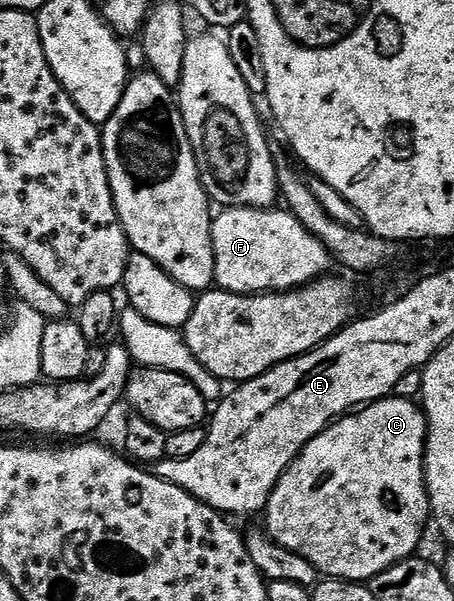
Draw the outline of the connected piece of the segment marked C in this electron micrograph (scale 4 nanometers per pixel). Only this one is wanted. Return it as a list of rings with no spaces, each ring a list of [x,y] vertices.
[[[393,395],[383,397],[381,401],[369,401],[367,405],[335,420],[328,428],[323,429],[318,436],[313,438],[304,450],[299,453],[280,477],[274,491],[268,497],[268,526],[266,532],[272,540],[286,547],[291,553],[305,557],[315,567],[317,574],[325,578],[341,577],[343,581],[358,581],[367,583],[377,577],[386,567],[413,556],[420,545],[420,536],[424,533],[424,524],[430,521],[430,506],[428,504],[428,488],[424,486],[424,443],[428,431],[428,418],[419,404],[407,401],[404,397]]]

